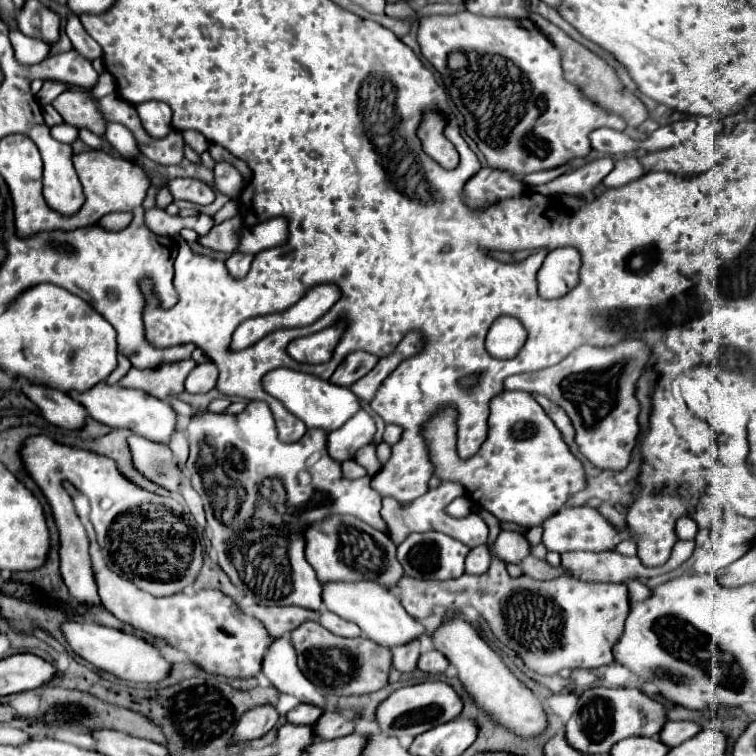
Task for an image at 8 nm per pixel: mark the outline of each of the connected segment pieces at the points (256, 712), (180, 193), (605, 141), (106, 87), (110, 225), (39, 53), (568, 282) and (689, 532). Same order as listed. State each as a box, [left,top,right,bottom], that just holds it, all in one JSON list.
[[232,704,280,740],[168,178,214,204],[590,128,640,154],[92,72,116,98],[98,212,132,230],[10,30,50,66],[537,248,580,298],[675,518,698,540]]

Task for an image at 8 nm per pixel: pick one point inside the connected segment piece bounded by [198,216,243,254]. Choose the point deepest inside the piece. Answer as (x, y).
(222, 238)

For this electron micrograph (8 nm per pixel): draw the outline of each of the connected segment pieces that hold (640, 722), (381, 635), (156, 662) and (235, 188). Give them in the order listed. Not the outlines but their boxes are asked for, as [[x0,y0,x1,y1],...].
[[566,688,664,754],[322,582,430,648],[62,622,172,684],[214,162,244,196]]

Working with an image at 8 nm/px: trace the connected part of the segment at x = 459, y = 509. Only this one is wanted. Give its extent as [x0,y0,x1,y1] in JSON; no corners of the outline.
[446,496,472,518]

